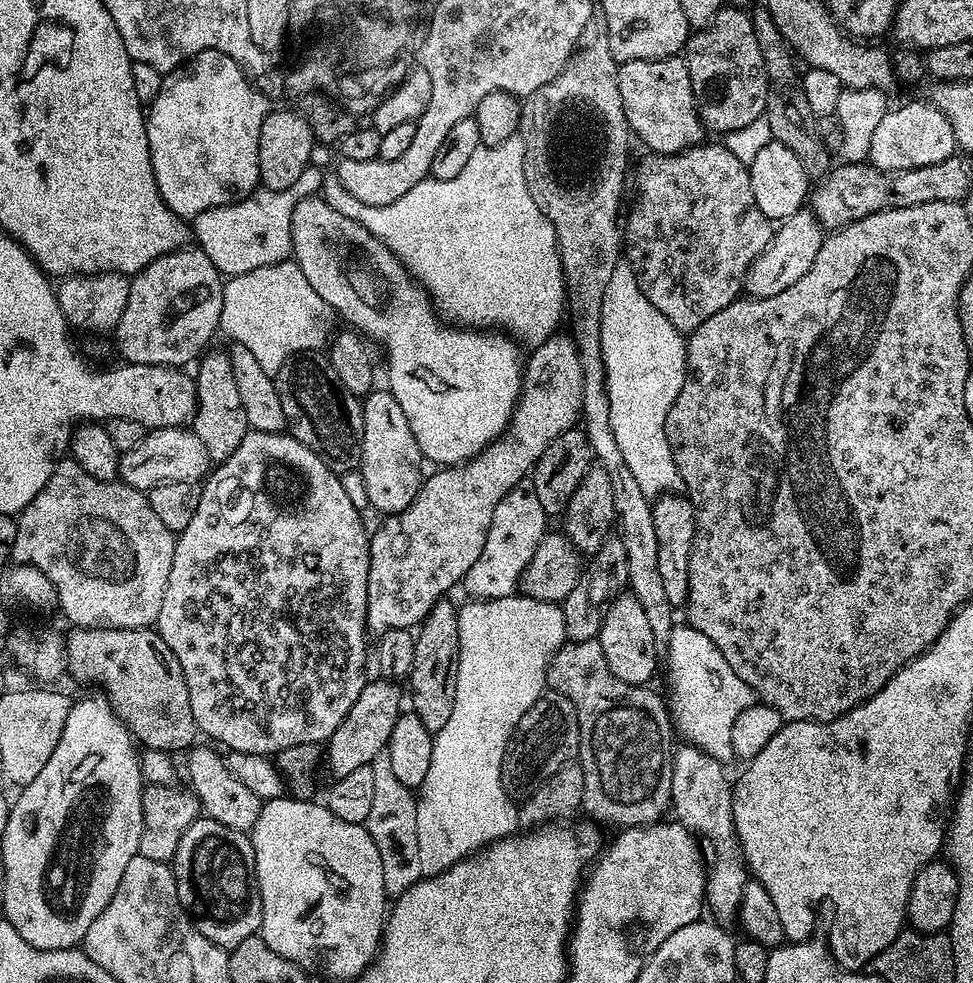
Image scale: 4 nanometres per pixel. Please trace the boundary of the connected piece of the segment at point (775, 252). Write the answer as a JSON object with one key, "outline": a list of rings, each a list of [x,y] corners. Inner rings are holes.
{"outline":[[[808,206],[779,221],[766,250],[762,250],[762,254],[758,254],[758,258],[749,266],[743,291],[752,298],[770,298],[770,294],[782,294],[782,290],[794,286],[794,282],[798,282],[798,278],[802,278],[802,274],[814,266],[814,258],[818,258],[825,235],[825,229],[821,228],[818,218]]]}

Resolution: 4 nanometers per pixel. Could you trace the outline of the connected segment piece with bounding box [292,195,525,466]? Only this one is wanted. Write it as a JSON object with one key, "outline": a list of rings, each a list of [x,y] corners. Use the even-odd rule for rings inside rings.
{"outline":[[[319,195],[308,196],[305,200],[300,200],[298,206],[294,206],[292,256],[295,264],[302,270],[302,274],[306,274],[306,282],[310,282],[310,286],[314,286],[314,292],[328,304],[339,319],[341,316],[348,323],[345,325],[351,326],[355,331],[363,334],[373,345],[375,345],[374,343],[384,344],[384,356],[388,359],[387,391],[392,392],[394,398],[398,398],[398,406],[402,406],[402,414],[406,414],[406,422],[410,422],[410,430],[414,434],[421,457],[425,461],[433,460],[436,466],[463,464],[466,460],[473,460],[477,454],[483,452],[488,445],[493,444],[506,431],[512,418],[512,411],[516,408],[516,401],[520,398],[525,370],[522,356],[520,360],[521,345],[511,335],[500,330],[461,330],[459,327],[445,322],[438,315],[428,293],[417,285],[396,255],[389,248],[385,248],[382,242],[378,242],[378,238],[374,238],[374,234],[370,234],[370,230],[366,230],[366,226],[354,222],[354,218],[346,218],[346,214],[334,210],[334,206],[330,206]]]}

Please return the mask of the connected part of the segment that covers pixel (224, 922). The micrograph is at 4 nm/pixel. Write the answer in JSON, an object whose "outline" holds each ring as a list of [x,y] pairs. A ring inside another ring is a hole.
{"outline":[[[197,818],[186,830],[186,834],[182,834],[182,842],[178,842],[178,850],[174,850],[170,867],[174,874],[180,904],[195,917],[196,929],[207,940],[214,942],[219,948],[231,950],[238,946],[238,942],[259,933],[262,922],[262,898],[256,881],[256,859],[252,842],[245,833],[230,830],[230,826],[222,826],[222,822]]]}

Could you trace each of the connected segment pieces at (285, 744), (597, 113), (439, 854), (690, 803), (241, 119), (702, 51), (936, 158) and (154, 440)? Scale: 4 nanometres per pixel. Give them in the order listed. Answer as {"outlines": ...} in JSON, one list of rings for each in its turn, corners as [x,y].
{"outlines":[[[[250,430],[246,434],[246,438],[242,438],[238,450],[234,450],[234,454],[230,454],[230,458],[219,461],[211,469],[210,475],[203,481],[200,488],[198,510],[194,513],[194,519],[190,522],[190,526],[186,526],[186,530],[182,530],[177,535],[176,545],[174,546],[174,566],[170,566],[170,582],[166,582],[166,598],[162,598],[162,610],[158,614],[154,628],[155,631],[159,632],[162,642],[166,642],[166,646],[170,646],[174,658],[178,658],[178,666],[182,666],[182,674],[186,678],[190,710],[194,710],[196,727],[203,735],[205,732],[210,739],[217,740],[217,742],[212,742],[217,745],[225,744],[225,749],[233,752],[249,752],[259,756],[268,756],[299,744],[323,745],[332,737],[334,727],[334,716],[332,720],[332,684],[339,682],[340,675],[344,672],[344,664],[361,663],[360,665],[363,665],[365,663],[364,651],[367,648],[369,651],[370,648],[370,640],[368,644],[367,638],[369,639],[369,637],[366,635],[368,627],[368,567],[370,566],[368,542],[370,532],[369,529],[364,529],[364,519],[365,517],[350,502],[350,497],[347,496],[346,490],[342,490],[340,476],[328,469],[326,462],[322,462],[322,458],[318,458],[318,454],[314,454],[314,450],[302,446],[302,442],[298,442],[291,434],[285,434],[284,432],[253,432]]],[[[593,14],[590,22],[586,22],[582,30],[579,45],[572,53],[568,65],[550,82],[546,82],[546,86],[538,86],[534,94],[523,97],[518,134],[524,143],[524,173],[530,198],[534,198],[538,210],[542,210],[542,214],[546,214],[546,218],[554,226],[556,245],[564,267],[566,316],[567,319],[572,319],[570,335],[576,343],[582,362],[582,430],[588,436],[593,457],[614,486],[618,535],[625,543],[629,562],[627,587],[631,595],[642,602],[642,608],[646,610],[646,619],[650,621],[650,630],[654,630],[657,645],[664,646],[667,645],[674,627],[674,609],[670,602],[666,602],[662,574],[658,570],[658,537],[654,530],[653,501],[646,494],[642,494],[642,486],[638,486],[634,470],[626,466],[626,458],[622,458],[618,438],[614,438],[608,378],[604,374],[604,344],[600,341],[604,295],[610,286],[610,274],[614,274],[616,265],[622,260],[622,224],[616,219],[620,216],[620,195],[624,192],[630,129],[622,110],[622,94],[618,94],[619,73],[618,61],[610,50],[604,17]]],[[[513,594],[506,598],[498,598],[497,600],[481,600],[479,602],[468,602],[472,604],[460,604],[456,617],[458,618],[458,686],[456,687],[456,693],[454,694],[454,711],[450,713],[450,722],[446,722],[446,726],[442,726],[440,732],[435,733],[432,741],[432,753],[430,754],[430,770],[426,773],[426,782],[422,782],[422,786],[418,789],[417,804],[417,834],[418,834],[418,863],[421,866],[421,870],[425,877],[436,876],[439,872],[446,872],[450,866],[454,866],[459,860],[466,860],[472,856],[473,853],[480,851],[481,849],[487,849],[489,846],[496,843],[497,840],[503,840],[505,836],[511,836],[517,831],[518,828],[518,808],[517,805],[512,805],[513,797],[510,795],[508,788],[505,787],[503,780],[501,779],[501,773],[503,770],[504,757],[507,753],[508,747],[511,743],[512,735],[516,729],[516,726],[522,716],[526,714],[526,710],[530,710],[530,706],[534,706],[534,702],[538,702],[538,698],[543,696],[546,691],[546,685],[548,682],[548,664],[552,660],[552,656],[559,648],[563,648],[566,643],[565,626],[563,618],[563,610],[559,603],[551,604],[545,600],[535,600],[529,596],[523,594]]],[[[681,743],[672,754],[672,802],[671,811],[683,828],[708,839],[716,861],[711,861],[706,872],[706,904],[712,913],[711,919],[720,927],[731,929],[737,923],[744,888],[750,873],[740,851],[740,840],[736,837],[734,814],[732,813],[733,781],[724,773],[725,765],[706,754],[695,744]]],[[[218,50],[200,52],[164,76],[162,90],[158,90],[158,98],[147,109],[146,119],[152,173],[160,197],[173,214],[191,218],[256,191],[260,184],[258,130],[262,130],[262,122],[268,117],[268,104],[269,97],[259,92],[240,64]]],[[[720,7],[706,27],[689,35],[686,52],[696,113],[709,133],[727,134],[742,130],[742,126],[750,126],[750,122],[764,116],[768,101],[766,66],[762,62],[762,50],[758,50],[758,38],[747,11]]],[[[912,100],[901,108],[889,107],[888,112],[874,129],[868,160],[879,172],[901,172],[922,166],[934,166],[946,158],[957,155],[956,135],[943,112],[931,102],[923,104]]],[[[187,427],[151,429],[130,451],[120,458],[119,479],[131,488],[147,490],[166,482],[201,481],[208,473],[212,461],[195,432]]]]}

